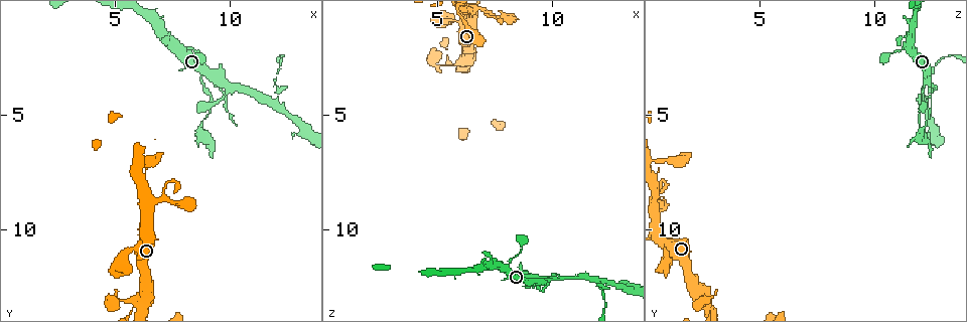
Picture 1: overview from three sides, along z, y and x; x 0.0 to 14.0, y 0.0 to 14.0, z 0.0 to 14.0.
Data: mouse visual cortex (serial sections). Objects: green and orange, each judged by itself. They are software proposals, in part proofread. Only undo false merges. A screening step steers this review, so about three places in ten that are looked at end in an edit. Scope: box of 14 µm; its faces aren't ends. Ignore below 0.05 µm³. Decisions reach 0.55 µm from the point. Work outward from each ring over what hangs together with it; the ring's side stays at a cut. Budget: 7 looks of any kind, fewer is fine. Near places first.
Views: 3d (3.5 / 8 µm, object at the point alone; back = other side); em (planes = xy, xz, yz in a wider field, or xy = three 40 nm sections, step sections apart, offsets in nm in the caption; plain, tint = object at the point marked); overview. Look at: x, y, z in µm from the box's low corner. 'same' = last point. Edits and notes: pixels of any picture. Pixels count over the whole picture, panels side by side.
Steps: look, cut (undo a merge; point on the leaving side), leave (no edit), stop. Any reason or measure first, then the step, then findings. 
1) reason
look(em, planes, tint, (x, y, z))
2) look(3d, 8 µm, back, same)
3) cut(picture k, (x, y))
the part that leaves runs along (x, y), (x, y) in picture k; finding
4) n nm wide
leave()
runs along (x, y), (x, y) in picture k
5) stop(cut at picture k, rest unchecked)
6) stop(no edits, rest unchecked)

branch point
look(3d, 3.5 µm, (9.8, 3.9, 12.1))

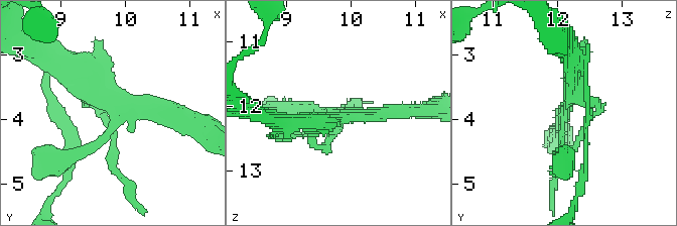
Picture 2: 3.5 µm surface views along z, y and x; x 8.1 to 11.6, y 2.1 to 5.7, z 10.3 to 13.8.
3 arms; arms of 150, 200, 300 nm; need the tissue
look(em, xy, step 1, tint, (9.85, 3.80, 12.15))

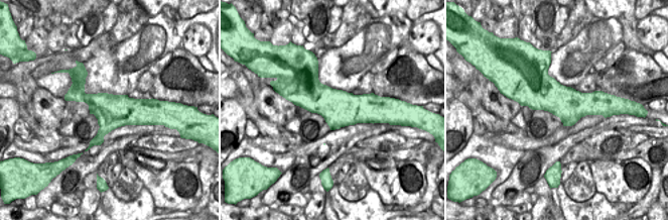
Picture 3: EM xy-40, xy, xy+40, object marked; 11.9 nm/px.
leave()
runs along (66, 64), (117, 107), (184, 119) in picture 2; one cell here

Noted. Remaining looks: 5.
sudden change in width
look(3d, 3.5 µm, (8.7, 5.6, 12.2))

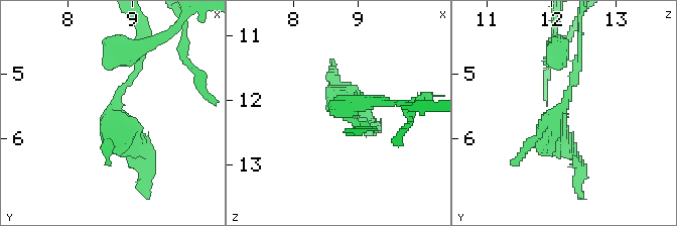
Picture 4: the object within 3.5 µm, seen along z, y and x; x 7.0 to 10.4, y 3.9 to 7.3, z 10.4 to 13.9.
need the tissue
look(em, xy, step 5, tint, (8.75, 5.60, 12.10))

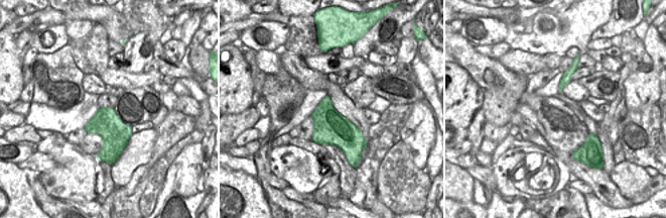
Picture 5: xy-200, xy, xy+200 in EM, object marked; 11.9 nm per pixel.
leave()
runs along (141, 57), (113, 121), (144, 161) in picture 4; all the same cell

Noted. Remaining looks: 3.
three arms meet
look(3d, 3.5 µm, back, (11.8, 4.5, 12.1))

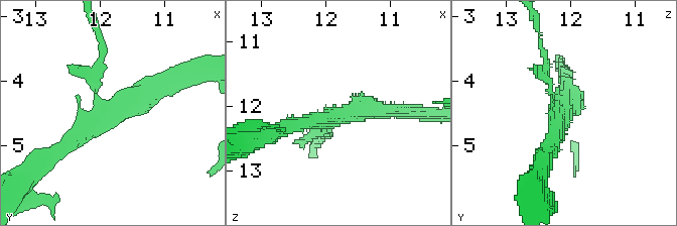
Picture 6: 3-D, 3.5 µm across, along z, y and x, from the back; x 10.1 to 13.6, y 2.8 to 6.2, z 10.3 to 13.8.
look(em, planes, tint, (11.80, 4.45, 12.10))

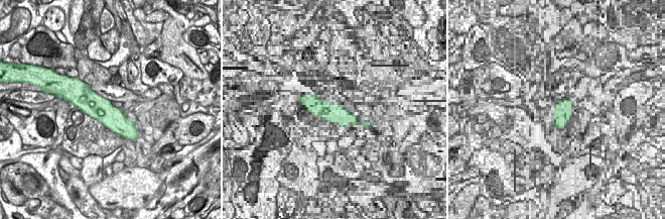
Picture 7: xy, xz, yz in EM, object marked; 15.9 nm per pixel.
arms of 150, 250, 250 nm
leave()
runs along (172, 78), (60, 149) in picture 6; one cell here

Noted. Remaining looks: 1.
stop(no edits, rest unchecked)

